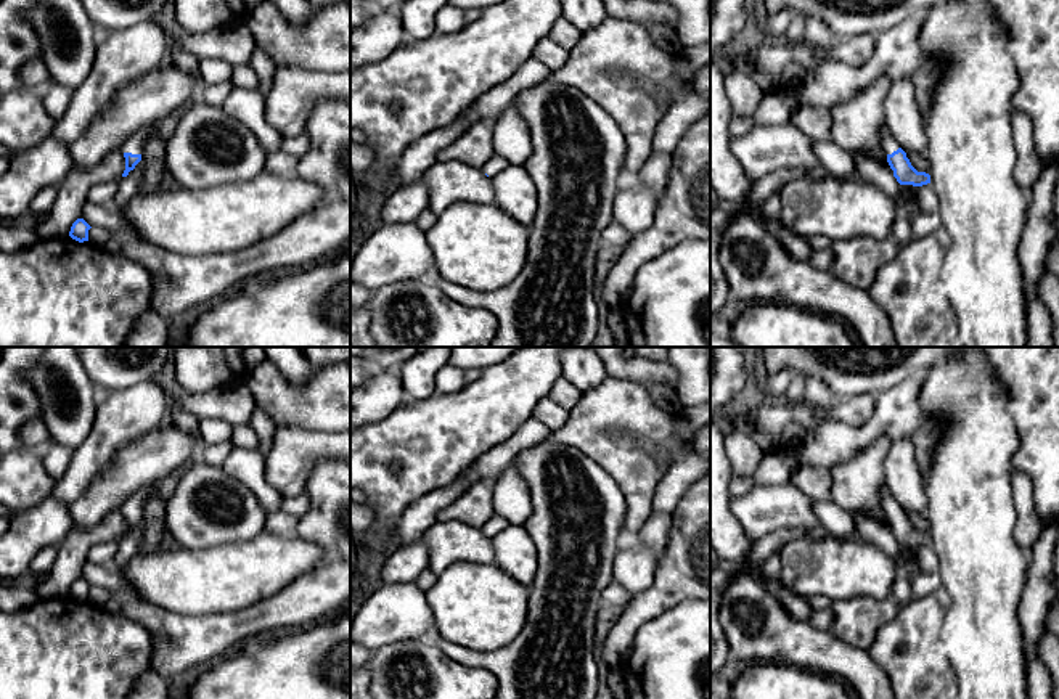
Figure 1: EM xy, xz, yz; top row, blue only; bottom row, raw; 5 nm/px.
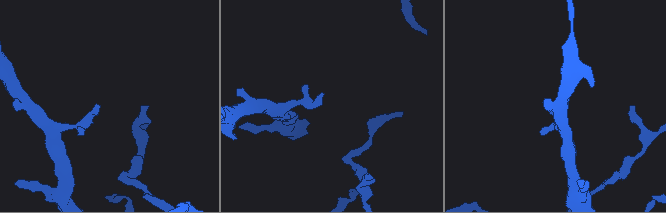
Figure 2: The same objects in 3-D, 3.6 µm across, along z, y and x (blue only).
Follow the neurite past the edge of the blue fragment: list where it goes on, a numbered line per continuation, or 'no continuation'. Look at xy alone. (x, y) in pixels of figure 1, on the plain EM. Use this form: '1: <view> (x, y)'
1: xy (134, 505)

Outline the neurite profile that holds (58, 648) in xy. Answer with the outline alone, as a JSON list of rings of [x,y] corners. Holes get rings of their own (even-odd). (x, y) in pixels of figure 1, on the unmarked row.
[[[71,596],[40,598],[18,612],[0,611],[0,699],[127,699],[149,670],[154,670],[149,633],[122,612]]]

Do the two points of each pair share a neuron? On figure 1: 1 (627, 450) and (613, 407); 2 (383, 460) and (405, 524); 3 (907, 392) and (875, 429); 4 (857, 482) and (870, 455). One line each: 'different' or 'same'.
1: same
2: different
3: same
4: same

